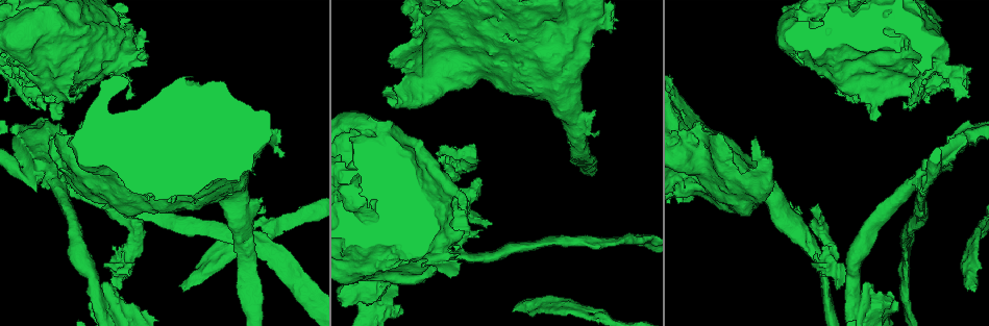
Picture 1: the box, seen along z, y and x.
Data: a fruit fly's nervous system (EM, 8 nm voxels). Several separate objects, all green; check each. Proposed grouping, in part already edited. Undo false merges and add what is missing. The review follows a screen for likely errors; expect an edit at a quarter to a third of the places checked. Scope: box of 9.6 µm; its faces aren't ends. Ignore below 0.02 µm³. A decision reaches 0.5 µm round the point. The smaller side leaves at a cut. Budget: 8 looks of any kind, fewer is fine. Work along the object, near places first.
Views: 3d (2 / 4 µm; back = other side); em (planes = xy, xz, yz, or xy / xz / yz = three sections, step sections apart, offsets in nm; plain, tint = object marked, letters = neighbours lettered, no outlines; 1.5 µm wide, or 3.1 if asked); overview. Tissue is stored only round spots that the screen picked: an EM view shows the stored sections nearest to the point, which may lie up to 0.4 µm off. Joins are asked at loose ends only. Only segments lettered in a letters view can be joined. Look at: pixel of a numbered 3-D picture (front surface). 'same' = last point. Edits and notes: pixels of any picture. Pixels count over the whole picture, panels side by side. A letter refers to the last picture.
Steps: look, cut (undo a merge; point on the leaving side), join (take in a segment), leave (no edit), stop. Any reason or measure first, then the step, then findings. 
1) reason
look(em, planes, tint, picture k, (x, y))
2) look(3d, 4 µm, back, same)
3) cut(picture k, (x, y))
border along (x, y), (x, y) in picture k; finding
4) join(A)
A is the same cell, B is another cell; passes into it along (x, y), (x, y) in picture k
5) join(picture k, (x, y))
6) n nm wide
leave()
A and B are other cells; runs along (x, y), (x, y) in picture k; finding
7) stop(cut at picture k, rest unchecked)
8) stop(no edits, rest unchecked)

stops while still wide
look(em, planes, letters, picture 1, (616, 19))

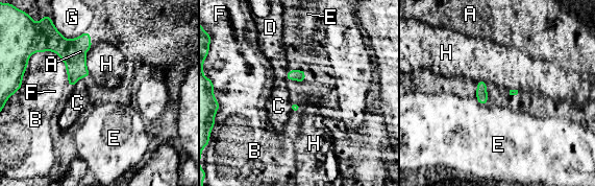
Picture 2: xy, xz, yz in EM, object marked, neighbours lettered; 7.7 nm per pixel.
leave()
A, B, C, D, E, F, G and H are other cells; border along (475, 99), (485, 106) in picture 2; no lettered segment goes on from it

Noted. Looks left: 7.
end of a long branch
look(3d, 4 µm, back, picture 1, (976, 285))

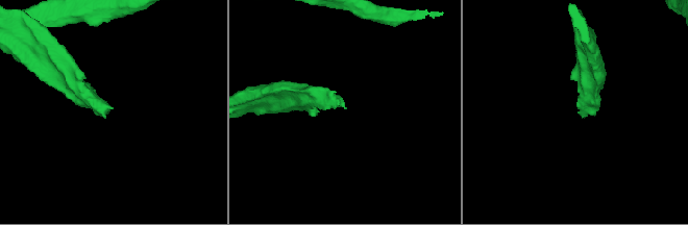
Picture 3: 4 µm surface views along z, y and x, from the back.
shape alone is not enough
look(em, planes, letters, picture 3, (345, 107))

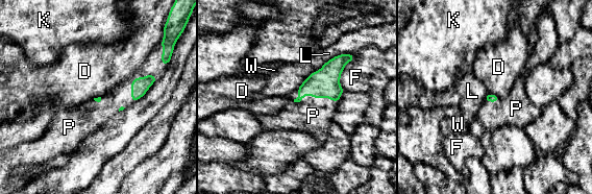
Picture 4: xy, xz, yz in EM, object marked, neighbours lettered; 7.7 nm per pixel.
join(P)
P is the same cell, D, F, K, L and W are other cells; passes into it along (324, 83), (314, 97), (313, 116) in picture 4; the neuron continues

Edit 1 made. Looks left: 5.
three-way junction
look(3d, 2 µm, picture 1, (982, 230))

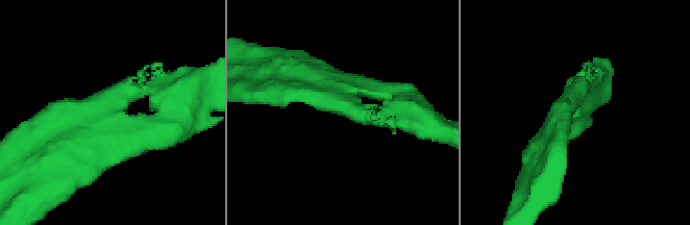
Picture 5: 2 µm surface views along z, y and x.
3 arms; arms of 220, 220, 240 nm
look(em, xy, step 4, tint, picture 5, (108, 103))

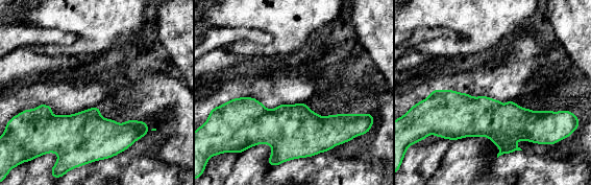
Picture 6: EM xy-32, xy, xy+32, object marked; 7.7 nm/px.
cut it another way
look(em, planes, letters, same)

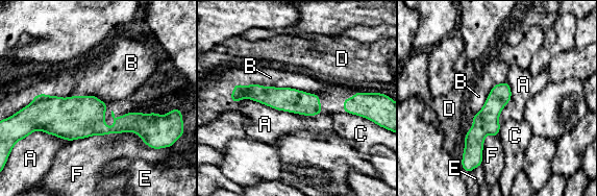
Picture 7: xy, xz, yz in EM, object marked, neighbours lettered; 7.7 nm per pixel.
leave()
A, B, C, D, E and F are other cells; all the same neuron

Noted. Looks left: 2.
stop(join at picture 4, rest unchecked)

